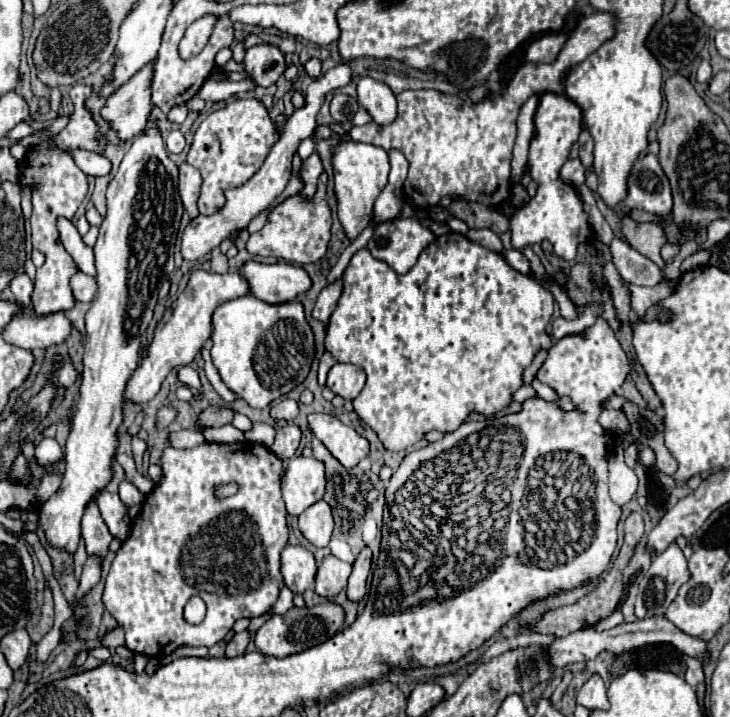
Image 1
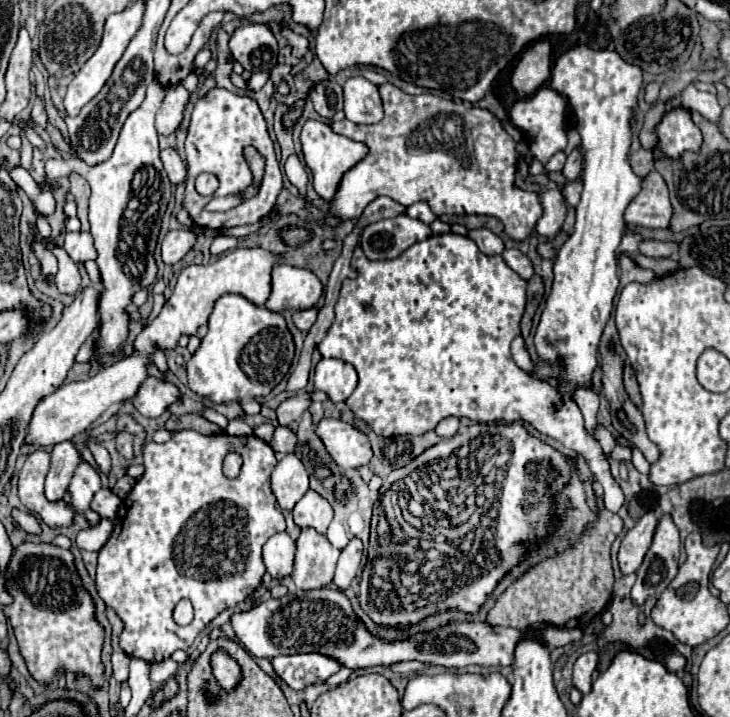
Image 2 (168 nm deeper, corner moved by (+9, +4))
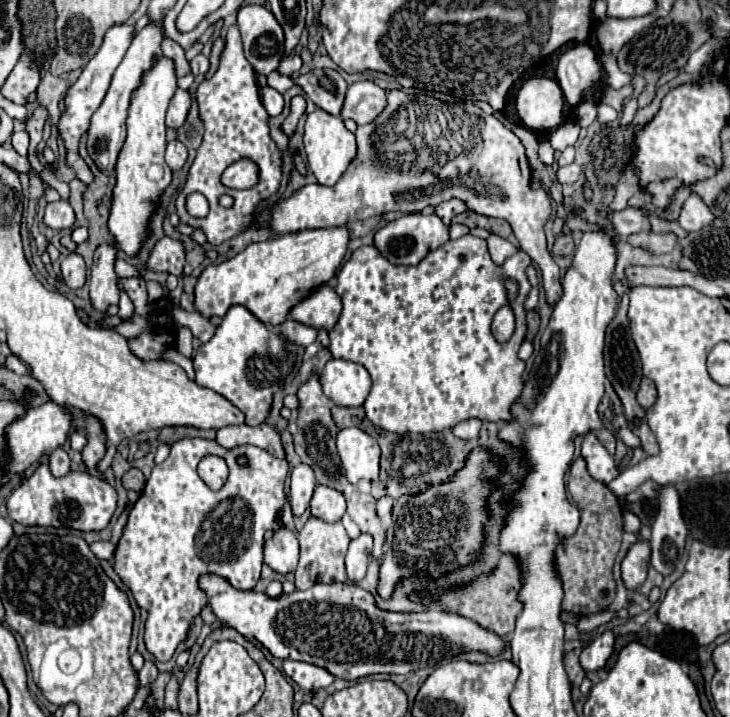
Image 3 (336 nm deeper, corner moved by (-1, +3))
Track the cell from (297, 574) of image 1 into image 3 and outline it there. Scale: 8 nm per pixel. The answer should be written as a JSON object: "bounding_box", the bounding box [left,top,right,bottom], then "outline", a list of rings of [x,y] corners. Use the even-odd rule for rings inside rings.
{"bounding_box":[264,528,300,574],"outline":[[[282,528],[264,544],[264,562],[278,574],[290,574],[298,566],[300,546],[294,532]]]}

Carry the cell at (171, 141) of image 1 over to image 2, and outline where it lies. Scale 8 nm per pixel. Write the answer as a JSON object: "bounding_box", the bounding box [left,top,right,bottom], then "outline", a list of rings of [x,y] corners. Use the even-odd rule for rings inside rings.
{"bounding_box":[156,83,188,135],"outline":[[[176,83],[176,85],[168,85],[166,87],[166,97],[162,101],[162,107],[156,113],[156,129],[162,135],[170,135],[178,129],[182,115],[184,115],[184,107],[188,103],[188,91],[184,89],[184,85]]]}

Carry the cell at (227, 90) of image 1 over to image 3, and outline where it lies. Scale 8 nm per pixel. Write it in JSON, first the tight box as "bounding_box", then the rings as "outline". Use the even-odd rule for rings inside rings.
{"bounding_box":[278,54,303,76],"outline":[[[290,54],[290,56],[286,56],[282,62],[280,62],[280,66],[278,66],[278,72],[280,74],[284,74],[284,76],[292,76],[294,72],[298,72],[300,70],[303,61],[299,55]]]}

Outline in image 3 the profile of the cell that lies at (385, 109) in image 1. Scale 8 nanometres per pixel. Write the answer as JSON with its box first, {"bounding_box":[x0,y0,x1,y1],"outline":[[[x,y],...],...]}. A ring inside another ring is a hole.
{"bounding_box":[342,80,386,126],"outline":[[[370,80],[348,86],[342,118],[352,118],[358,126],[374,122],[386,108],[386,90]]]}

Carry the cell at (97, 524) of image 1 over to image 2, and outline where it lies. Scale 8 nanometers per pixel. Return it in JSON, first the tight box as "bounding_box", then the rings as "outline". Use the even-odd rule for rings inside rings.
{"bounding_box":[70,461,100,525],"outline":[[[80,461],[74,475],[72,475],[72,481],[70,481],[70,499],[72,499],[72,505],[92,523],[96,525],[100,521],[100,517],[90,511],[90,501],[94,497],[94,493],[100,489],[100,475],[96,471],[96,467],[92,467],[88,461]]]}

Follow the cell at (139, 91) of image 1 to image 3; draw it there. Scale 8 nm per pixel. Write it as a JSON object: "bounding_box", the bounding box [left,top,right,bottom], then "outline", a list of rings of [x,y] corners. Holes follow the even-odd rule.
{"bounding_box":[86,20,164,170],"outline":[[[152,20],[150,24],[146,24],[136,34],[136,38],[132,40],[132,46],[128,48],[124,60],[120,62],[120,66],[114,72],[114,78],[112,78],[112,84],[106,92],[104,102],[100,104],[100,108],[92,116],[92,122],[90,122],[90,128],[88,128],[86,150],[100,170],[114,170],[116,158],[118,158],[120,148],[126,140],[126,116],[128,116],[132,92],[142,84],[142,76],[156,64],[156,60],[162,58],[162,38],[164,38],[162,34],[164,34],[164,28],[162,28],[160,20]]]}

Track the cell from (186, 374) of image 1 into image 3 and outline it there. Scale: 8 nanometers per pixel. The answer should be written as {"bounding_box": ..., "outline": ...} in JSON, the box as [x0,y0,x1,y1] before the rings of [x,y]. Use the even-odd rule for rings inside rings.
{"bounding_box":[174,328,192,358],"outline":[[[182,328],[176,334],[176,342],[174,346],[178,348],[178,352],[182,352],[186,358],[192,358],[192,332],[188,328]]]}

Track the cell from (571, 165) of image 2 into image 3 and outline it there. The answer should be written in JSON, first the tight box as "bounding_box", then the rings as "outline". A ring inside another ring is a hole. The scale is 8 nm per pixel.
{"bounding_box":[556,162,582,184],"outline":[[[576,162],[564,166],[556,172],[556,178],[558,178],[560,184],[574,184],[574,182],[580,180],[580,176],[582,176],[582,166],[578,166]]]}

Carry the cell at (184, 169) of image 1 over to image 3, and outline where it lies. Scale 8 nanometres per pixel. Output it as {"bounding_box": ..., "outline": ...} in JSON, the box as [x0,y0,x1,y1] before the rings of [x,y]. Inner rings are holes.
{"bounding_box":[166,140,188,172],"outline":[[[180,140],[168,142],[168,146],[166,146],[166,164],[172,168],[172,172],[182,170],[182,166],[186,164],[186,158],[188,158],[186,146]]]}

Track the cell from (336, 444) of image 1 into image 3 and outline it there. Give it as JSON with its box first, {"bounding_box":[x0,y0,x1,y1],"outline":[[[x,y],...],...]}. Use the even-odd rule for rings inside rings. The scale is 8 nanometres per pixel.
{"bounding_box":[336,428,380,484],"outline":[[[344,428],[336,436],[338,454],[346,470],[346,478],[356,484],[358,480],[376,480],[380,446],[374,436],[362,432],[360,428]]]}

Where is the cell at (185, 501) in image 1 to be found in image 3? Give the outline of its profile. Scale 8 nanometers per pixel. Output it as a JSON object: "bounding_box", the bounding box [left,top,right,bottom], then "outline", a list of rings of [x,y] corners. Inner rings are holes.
{"bounding_box":[114,438,288,662],"outline":[[[184,438],[172,444],[170,456],[152,468],[152,474],[132,506],[128,514],[128,524],[124,534],[114,552],[114,572],[120,580],[130,588],[136,604],[148,612],[146,626],[144,626],[144,642],[146,650],[160,662],[168,662],[176,652],[178,644],[186,642],[188,630],[196,616],[208,606],[208,596],[200,588],[198,580],[204,574],[214,574],[228,580],[236,590],[252,590],[260,580],[262,568],[262,544],[266,530],[280,530],[284,522],[278,518],[286,496],[284,496],[284,482],[288,478],[288,460],[276,458],[270,452],[258,446],[236,446],[224,448],[216,440],[206,438]],[[204,456],[220,456],[226,460],[230,476],[220,490],[210,490],[206,482],[198,476],[198,462]],[[238,456],[248,456],[248,466],[238,466]]]}

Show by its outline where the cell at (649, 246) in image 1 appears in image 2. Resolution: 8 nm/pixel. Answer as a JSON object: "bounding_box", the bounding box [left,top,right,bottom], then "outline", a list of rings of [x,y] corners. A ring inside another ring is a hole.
{"bounding_box":[640,241,679,259],"outline":[[[644,241],[640,245],[640,253],[646,255],[646,257],[654,257],[654,259],[660,259],[660,257],[670,257],[678,251],[679,245],[676,243],[662,243],[662,241]]]}

